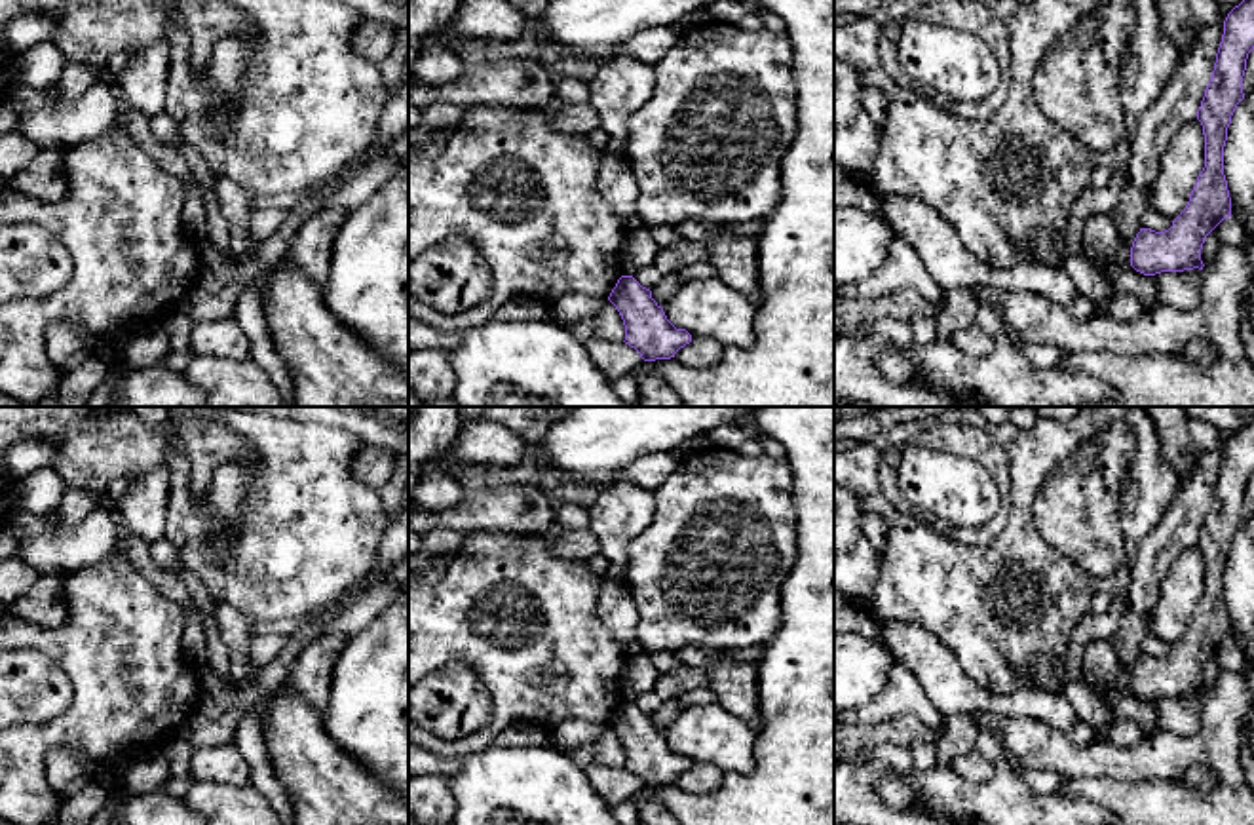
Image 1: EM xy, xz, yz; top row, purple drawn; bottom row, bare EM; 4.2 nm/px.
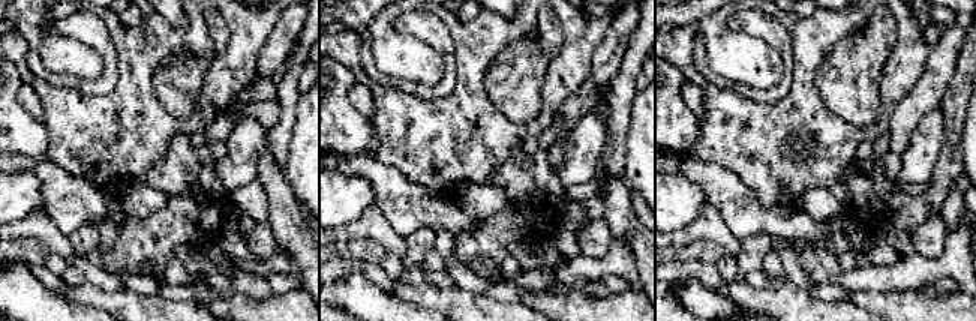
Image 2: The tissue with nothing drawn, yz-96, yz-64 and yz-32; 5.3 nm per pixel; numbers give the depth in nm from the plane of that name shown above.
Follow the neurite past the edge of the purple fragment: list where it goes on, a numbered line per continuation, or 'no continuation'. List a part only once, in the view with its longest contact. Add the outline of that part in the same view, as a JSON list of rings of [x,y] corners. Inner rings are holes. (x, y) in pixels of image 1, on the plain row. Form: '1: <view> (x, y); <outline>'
no continuation

